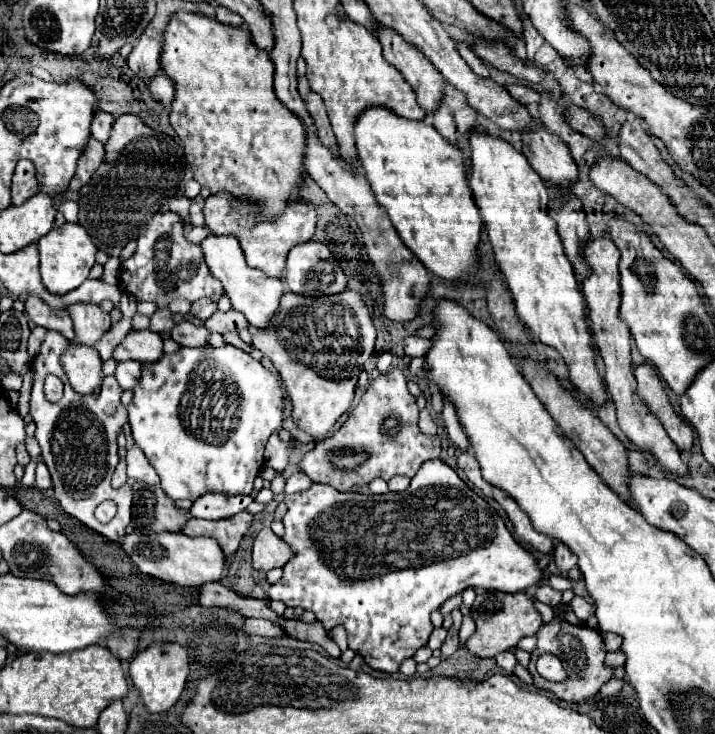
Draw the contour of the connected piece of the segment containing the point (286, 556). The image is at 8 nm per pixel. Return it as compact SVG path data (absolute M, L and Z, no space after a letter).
M265 526L259 530L253 544L253 568L263 572L271 568L283 568L293 554L293 548L283 542L269 526Z

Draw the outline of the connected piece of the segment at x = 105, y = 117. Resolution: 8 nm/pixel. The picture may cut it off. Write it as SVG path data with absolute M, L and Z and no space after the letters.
M97 110L95 116L93 116L93 122L91 122L91 134L93 134L99 142L109 140L109 132L111 132L113 120L115 120L113 114L107 114L107 112Z

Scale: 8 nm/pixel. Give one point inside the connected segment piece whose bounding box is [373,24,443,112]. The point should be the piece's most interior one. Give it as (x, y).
(428, 84)

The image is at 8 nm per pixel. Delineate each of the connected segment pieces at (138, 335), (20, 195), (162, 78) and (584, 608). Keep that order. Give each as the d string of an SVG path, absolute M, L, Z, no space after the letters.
M129 330L127 336L119 342L113 352L113 358L137 360L137 362L153 362L163 354L163 340L157 332L151 330Z
M19 160L15 176L13 176L13 206L23 204L27 198L35 196L39 192L39 182L37 182L37 170L31 164L31 160Z
M161 72L157 74L151 82L149 82L149 92L151 96L165 108L171 108L171 102L173 102L173 96L175 96L175 88L173 88L173 82L167 80L167 76Z
M575 596L575 598L573 598L573 602L571 602L571 606L573 606L573 612L577 614L577 618L579 618L581 622L587 622L587 620L595 614L593 604L591 604L591 602L587 602L587 600L585 600L585 598L581 598L581 596Z

